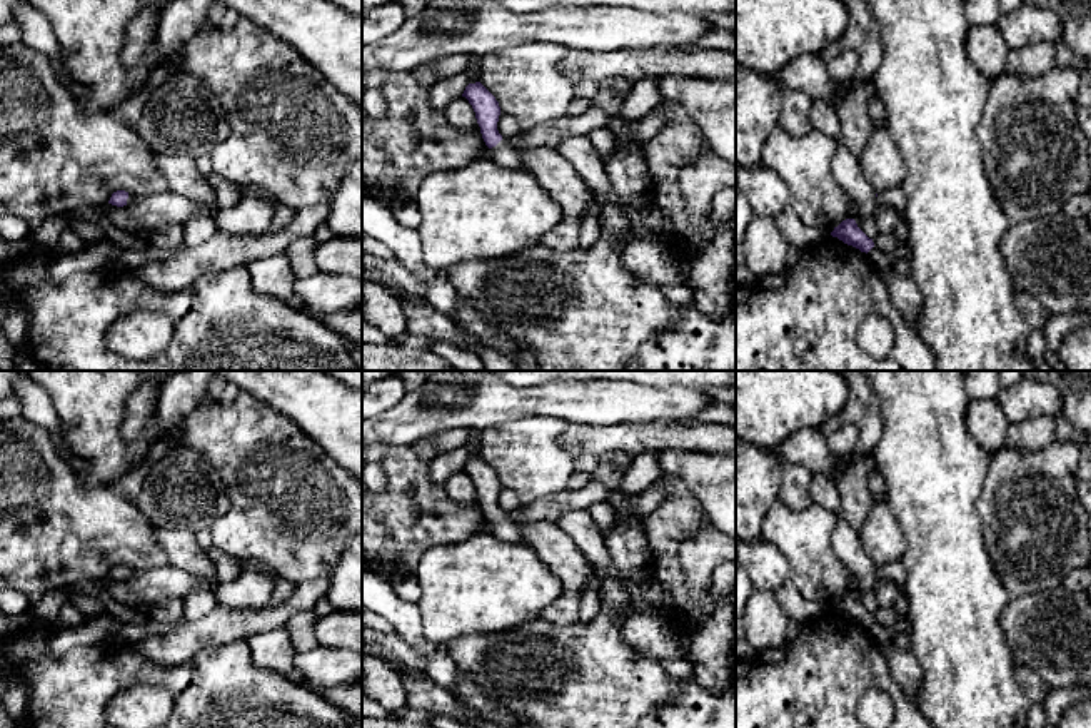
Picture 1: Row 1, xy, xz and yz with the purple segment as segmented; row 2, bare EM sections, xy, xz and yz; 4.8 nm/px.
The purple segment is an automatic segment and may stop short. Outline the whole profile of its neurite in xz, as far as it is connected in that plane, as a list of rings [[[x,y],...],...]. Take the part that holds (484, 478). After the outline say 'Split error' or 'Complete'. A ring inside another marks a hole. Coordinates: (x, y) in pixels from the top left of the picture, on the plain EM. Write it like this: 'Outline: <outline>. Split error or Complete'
Outline: [[[469,458],[462,468],[475,486],[482,513],[490,523],[492,534],[502,541],[520,543],[520,533],[512,521],[510,513],[505,513],[497,504],[500,481],[495,471],[480,458]]]. Split error

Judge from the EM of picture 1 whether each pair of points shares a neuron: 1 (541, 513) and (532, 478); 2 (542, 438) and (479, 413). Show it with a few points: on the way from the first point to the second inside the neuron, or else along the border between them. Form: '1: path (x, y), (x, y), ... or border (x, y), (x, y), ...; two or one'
1: border (566, 488), (522, 506); two
2: border (544, 414), (499, 423), (481, 431); two

